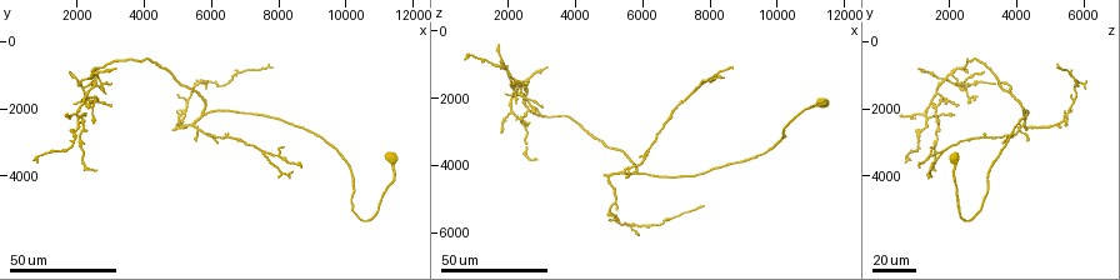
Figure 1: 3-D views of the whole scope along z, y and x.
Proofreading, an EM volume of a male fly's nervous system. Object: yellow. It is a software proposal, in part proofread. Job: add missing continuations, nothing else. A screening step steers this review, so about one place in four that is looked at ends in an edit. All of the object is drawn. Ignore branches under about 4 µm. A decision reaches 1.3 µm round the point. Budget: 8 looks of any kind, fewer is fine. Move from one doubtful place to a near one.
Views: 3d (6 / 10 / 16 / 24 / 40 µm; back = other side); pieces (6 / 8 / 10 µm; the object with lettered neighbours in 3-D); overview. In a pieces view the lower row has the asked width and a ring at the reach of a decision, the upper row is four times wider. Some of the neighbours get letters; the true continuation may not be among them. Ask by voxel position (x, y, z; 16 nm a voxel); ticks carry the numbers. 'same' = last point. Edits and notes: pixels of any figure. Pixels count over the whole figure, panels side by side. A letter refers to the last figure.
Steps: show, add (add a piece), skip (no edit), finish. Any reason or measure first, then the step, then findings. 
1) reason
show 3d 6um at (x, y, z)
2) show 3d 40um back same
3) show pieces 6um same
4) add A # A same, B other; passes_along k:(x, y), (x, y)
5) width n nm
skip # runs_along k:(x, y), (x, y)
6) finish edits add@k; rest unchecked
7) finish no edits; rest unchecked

free end
show 3d 24um at (4900, 2600, 4300)

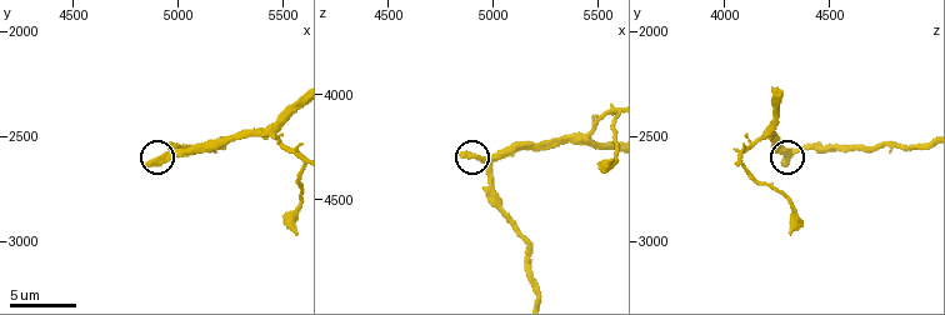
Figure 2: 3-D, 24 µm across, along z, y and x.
what lies round it
show pieces 8um at (4870, 2640, 4280)

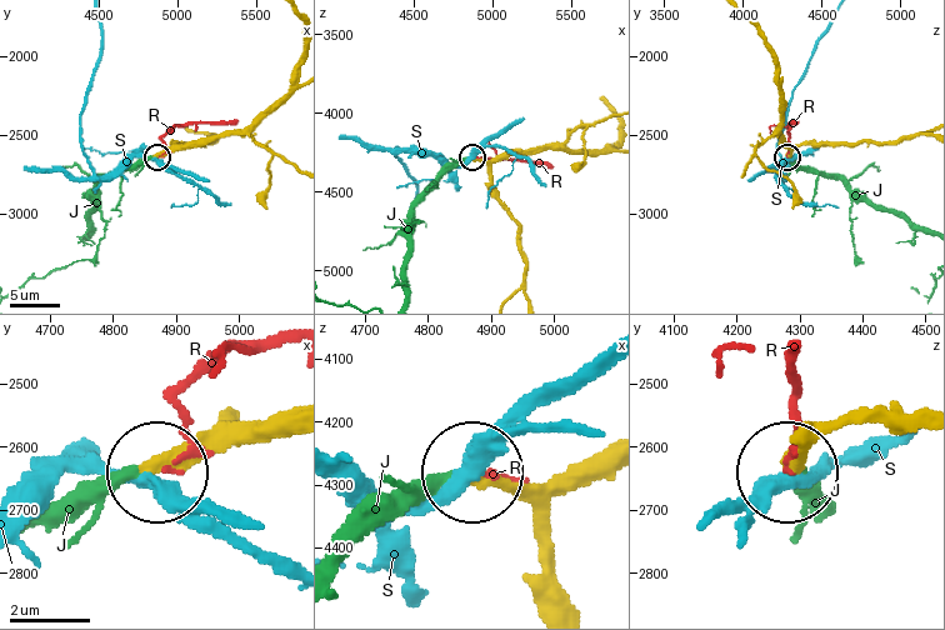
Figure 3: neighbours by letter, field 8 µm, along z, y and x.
width 370 nm
add J # J same, R other, S other; passes_along 3:(563, 483), (425, 489), (338, 573); the neuron continues

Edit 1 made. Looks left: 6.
show overview

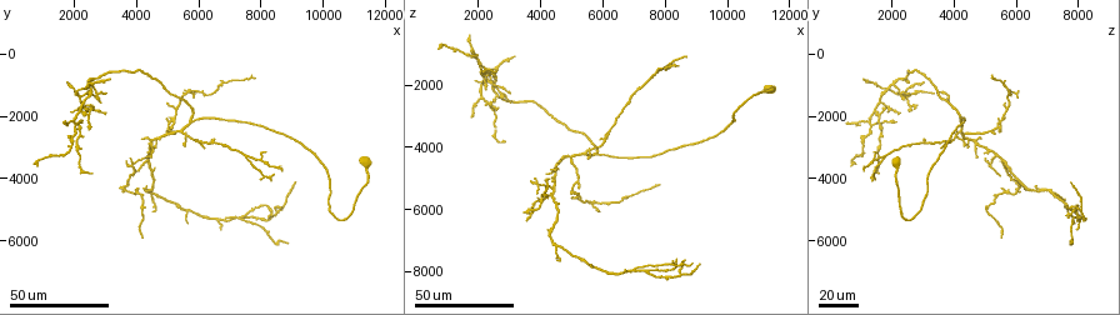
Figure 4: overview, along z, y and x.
tapers out
show 3d 24um at (5100, 2000, 5700)

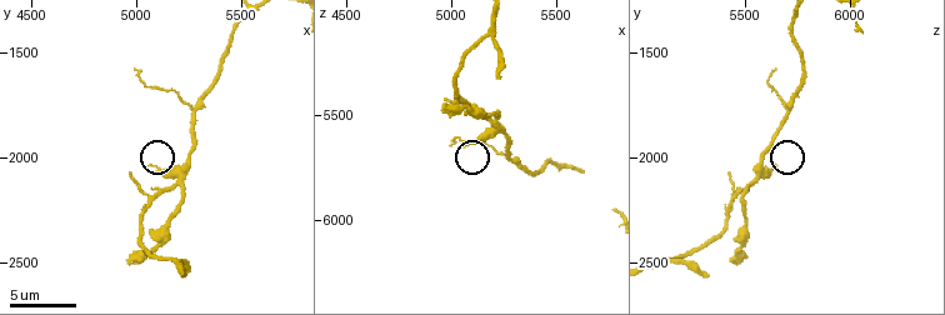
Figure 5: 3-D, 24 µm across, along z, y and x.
show pieces 8um at (5060, 2030, 5650)

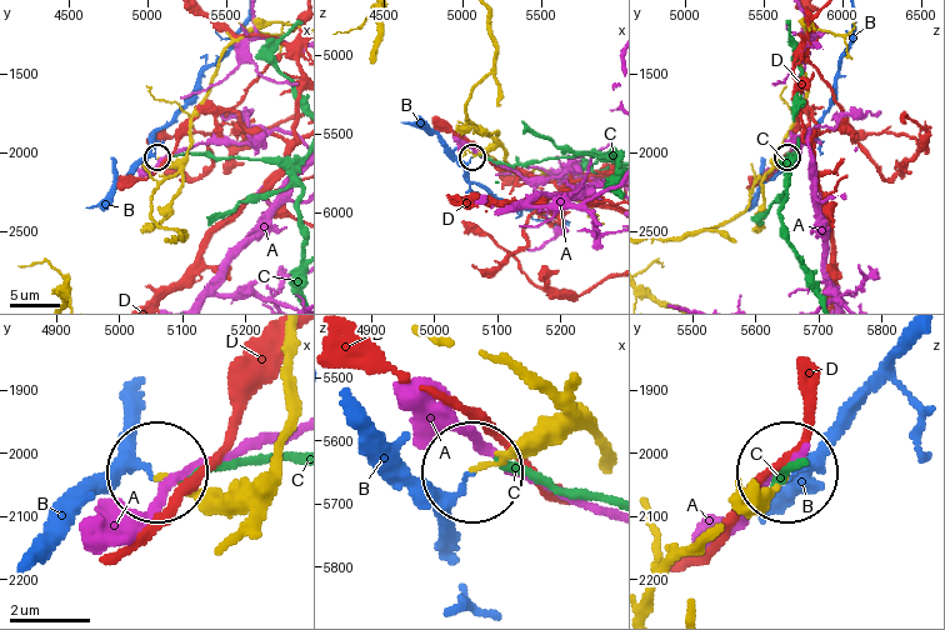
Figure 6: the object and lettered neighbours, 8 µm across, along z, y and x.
width 90 nm
skip # A other, B other, C other, D other; runs_along 6:(489, 33), (494, 68), (465, 118), (493, 140), (474, 158); no lettered piece goes on from it

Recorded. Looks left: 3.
an open end
show 3d 40um at (2500, 1700, 2800)

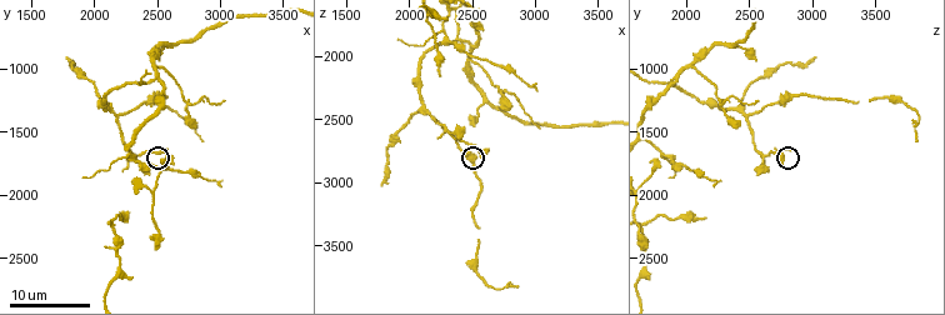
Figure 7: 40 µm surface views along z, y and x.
show pieces 6um at (2560, 1640, 2820)

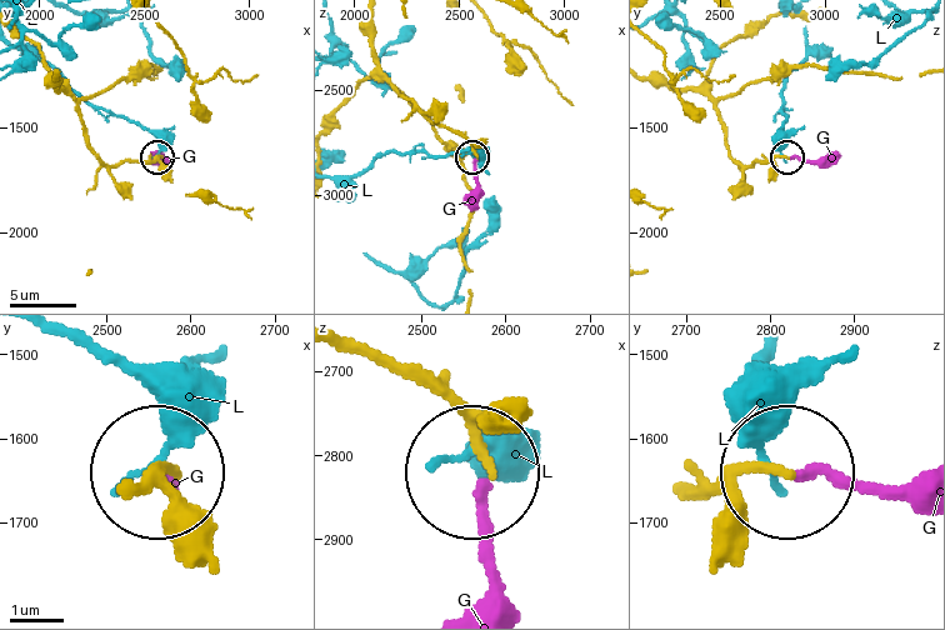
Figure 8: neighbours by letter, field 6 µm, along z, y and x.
width 160 nm
add G # G same, L other; passes_along 8:(758, 160), (840, 158); the neuron continues

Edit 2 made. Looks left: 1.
show pieces 6um at (5230, 2560, 5310)

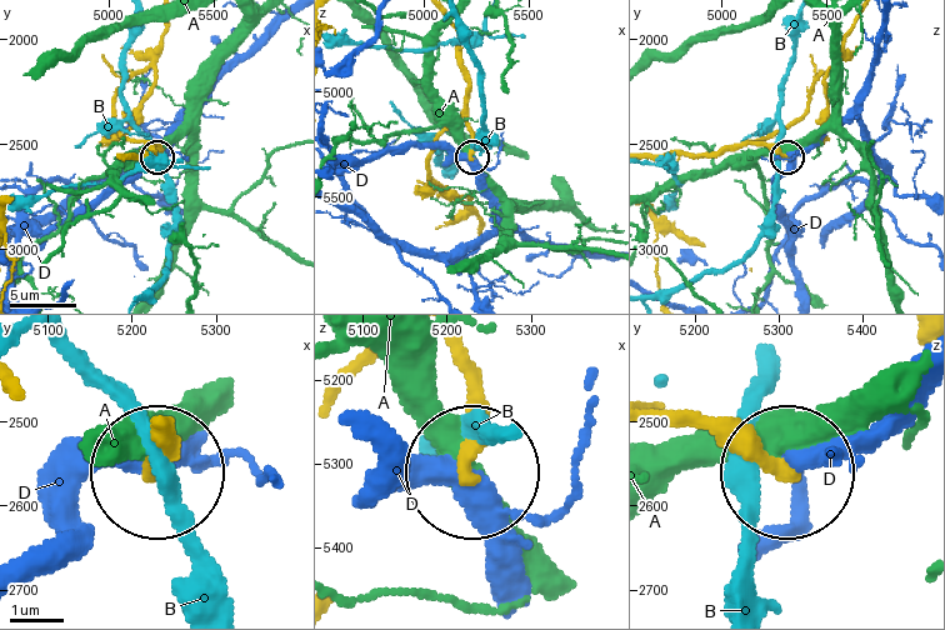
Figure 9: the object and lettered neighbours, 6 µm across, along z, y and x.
width 240 nm
skip # A other, B other, D other; runs_along 9:(661, 408), (728, 426), (778, 471); none of them fits

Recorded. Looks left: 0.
finish edits add@3, add@8; rest unchecked

